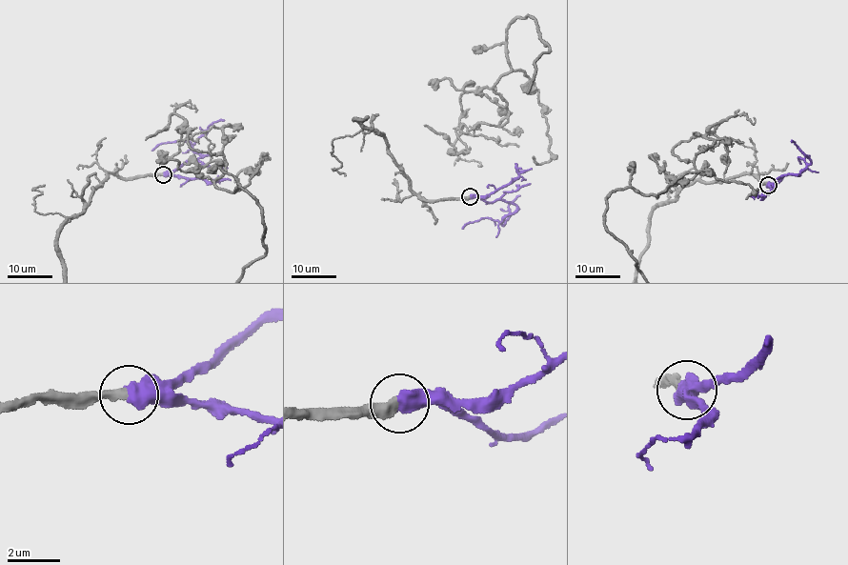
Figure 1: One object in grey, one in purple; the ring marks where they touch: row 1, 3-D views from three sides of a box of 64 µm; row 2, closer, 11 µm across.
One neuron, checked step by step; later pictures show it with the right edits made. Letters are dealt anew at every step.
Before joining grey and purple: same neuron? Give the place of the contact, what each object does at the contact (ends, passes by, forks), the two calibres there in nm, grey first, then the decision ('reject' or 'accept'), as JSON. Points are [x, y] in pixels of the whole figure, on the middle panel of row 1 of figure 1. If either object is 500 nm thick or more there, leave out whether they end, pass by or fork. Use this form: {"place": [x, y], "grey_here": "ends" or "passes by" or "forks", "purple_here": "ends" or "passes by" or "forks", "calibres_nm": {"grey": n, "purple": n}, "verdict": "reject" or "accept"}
{"place": [470, 196], "calibres_nm": {"grey": 420, "purple": 650}, "verdict": "accept"}

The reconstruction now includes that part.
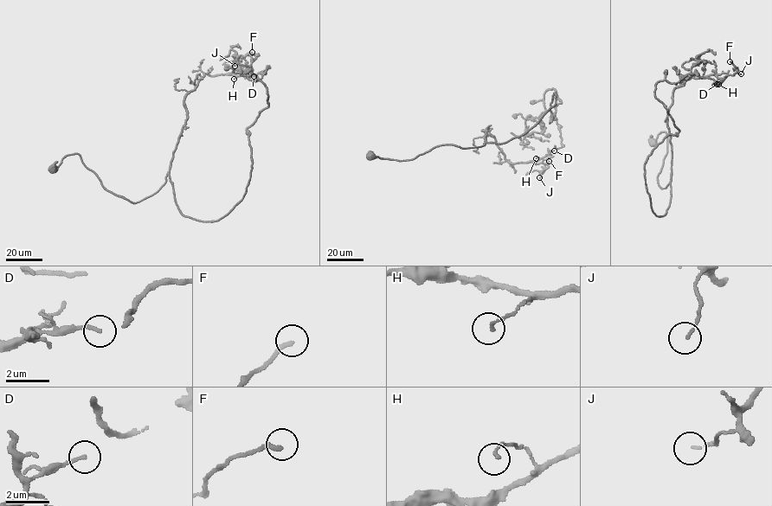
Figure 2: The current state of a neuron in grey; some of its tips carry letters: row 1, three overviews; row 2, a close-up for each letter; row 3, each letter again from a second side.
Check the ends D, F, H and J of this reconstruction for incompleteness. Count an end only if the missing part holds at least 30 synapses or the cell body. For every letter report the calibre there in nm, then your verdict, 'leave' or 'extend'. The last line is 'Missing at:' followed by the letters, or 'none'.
D: calibre 150 nm; leave
F: calibre 200 nm; leave
H: calibre 110 nm; leave
J: calibre 100 nm; leave
Missing at: none

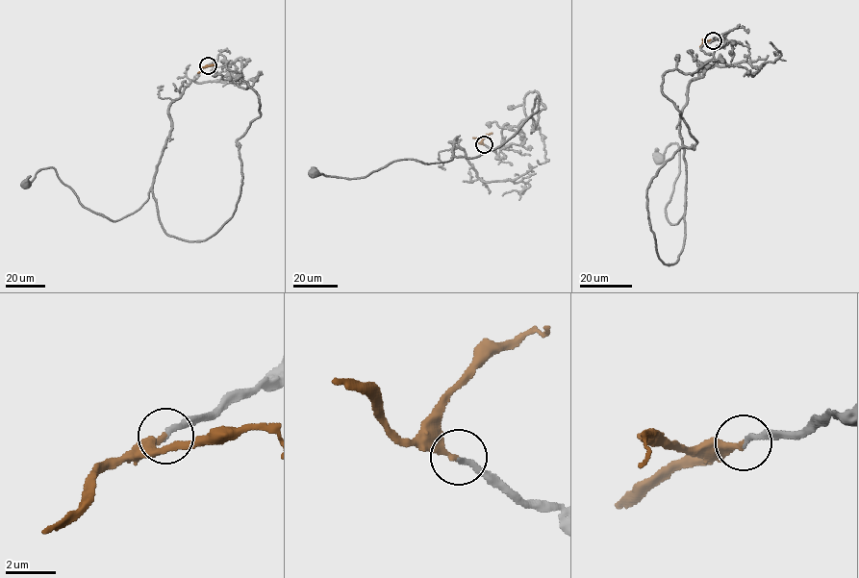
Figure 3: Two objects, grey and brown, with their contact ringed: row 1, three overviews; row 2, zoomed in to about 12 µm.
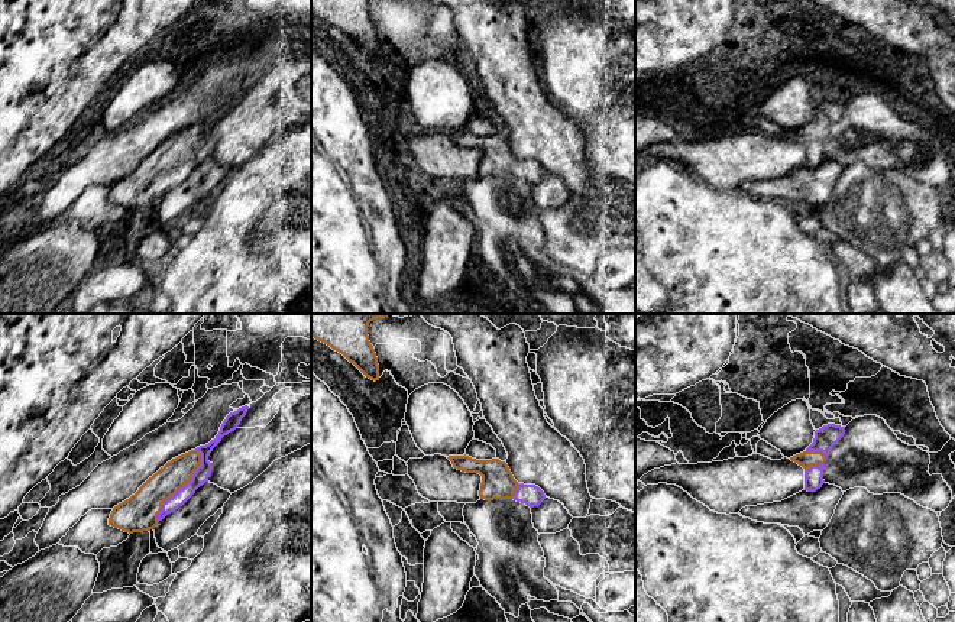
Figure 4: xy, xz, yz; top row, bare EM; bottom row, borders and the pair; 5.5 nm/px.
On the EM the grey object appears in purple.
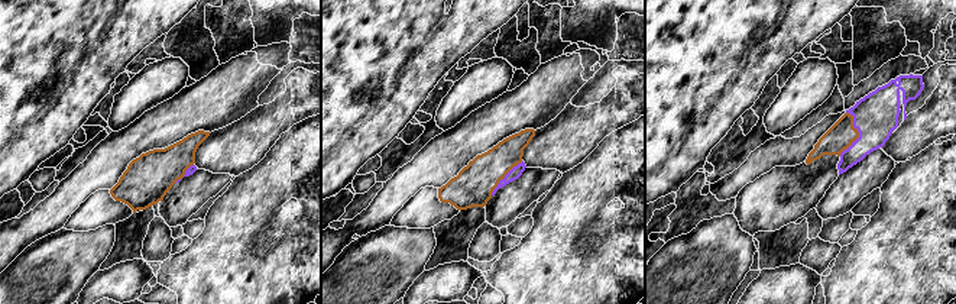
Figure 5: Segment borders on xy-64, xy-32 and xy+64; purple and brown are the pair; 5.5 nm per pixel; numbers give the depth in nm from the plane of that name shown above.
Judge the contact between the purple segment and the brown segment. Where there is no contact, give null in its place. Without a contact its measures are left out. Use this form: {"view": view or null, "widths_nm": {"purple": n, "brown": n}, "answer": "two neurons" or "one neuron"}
{"view": "xy", "widths_nm": {"purple": 90, "brown": 170}, "answer": "one neuron"}

